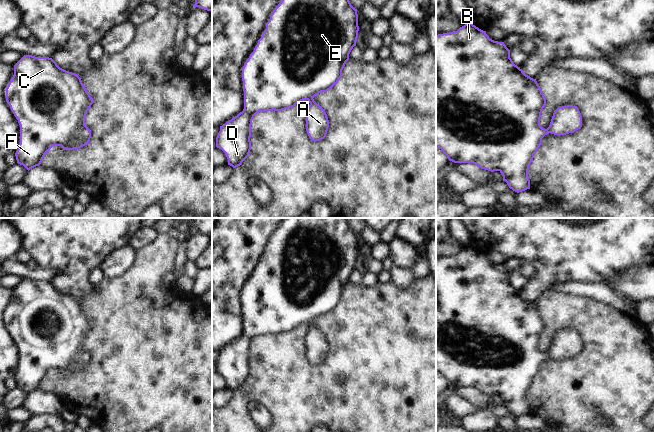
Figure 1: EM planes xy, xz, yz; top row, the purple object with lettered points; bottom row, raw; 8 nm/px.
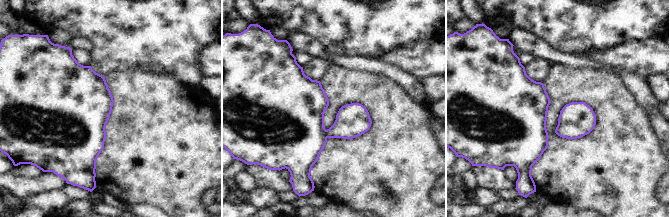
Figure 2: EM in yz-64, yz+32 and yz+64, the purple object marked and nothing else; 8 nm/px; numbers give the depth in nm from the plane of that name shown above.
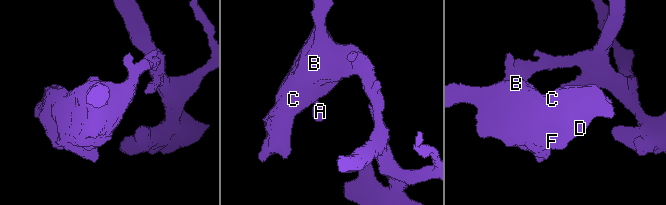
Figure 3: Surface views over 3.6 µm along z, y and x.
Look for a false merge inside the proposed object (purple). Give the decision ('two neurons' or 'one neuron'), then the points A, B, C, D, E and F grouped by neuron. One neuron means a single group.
one neuron; A B C D E F

